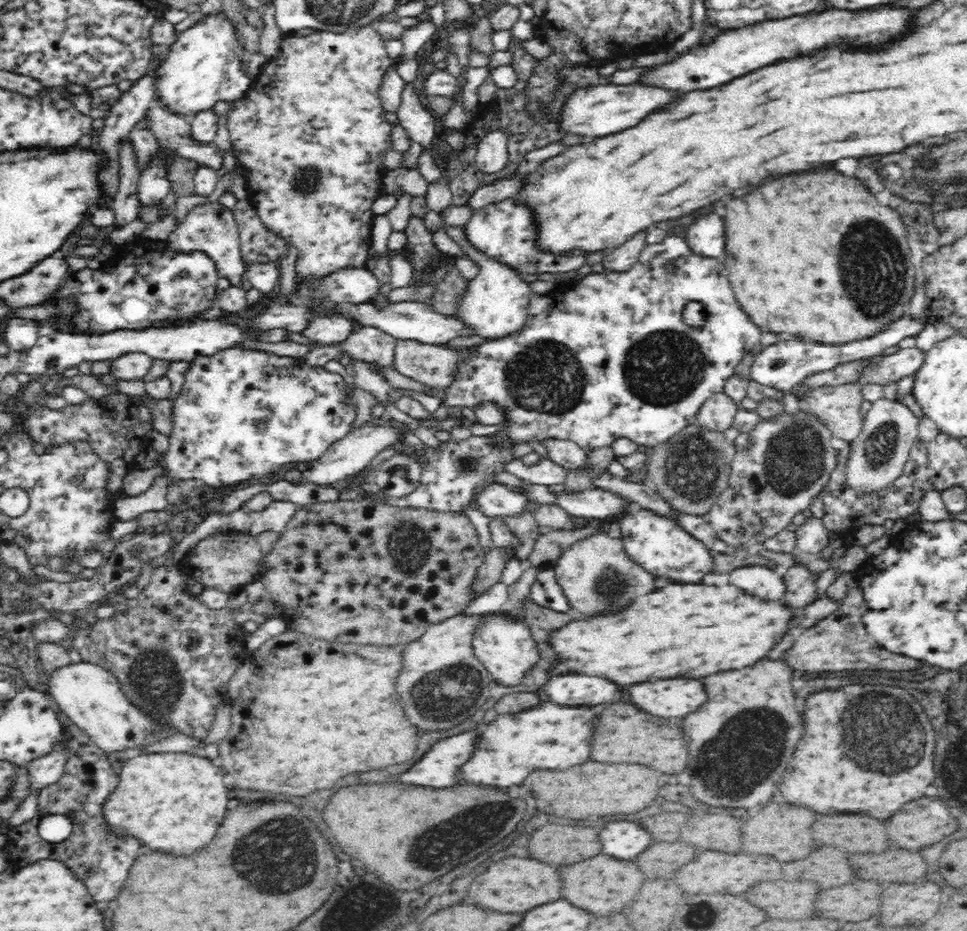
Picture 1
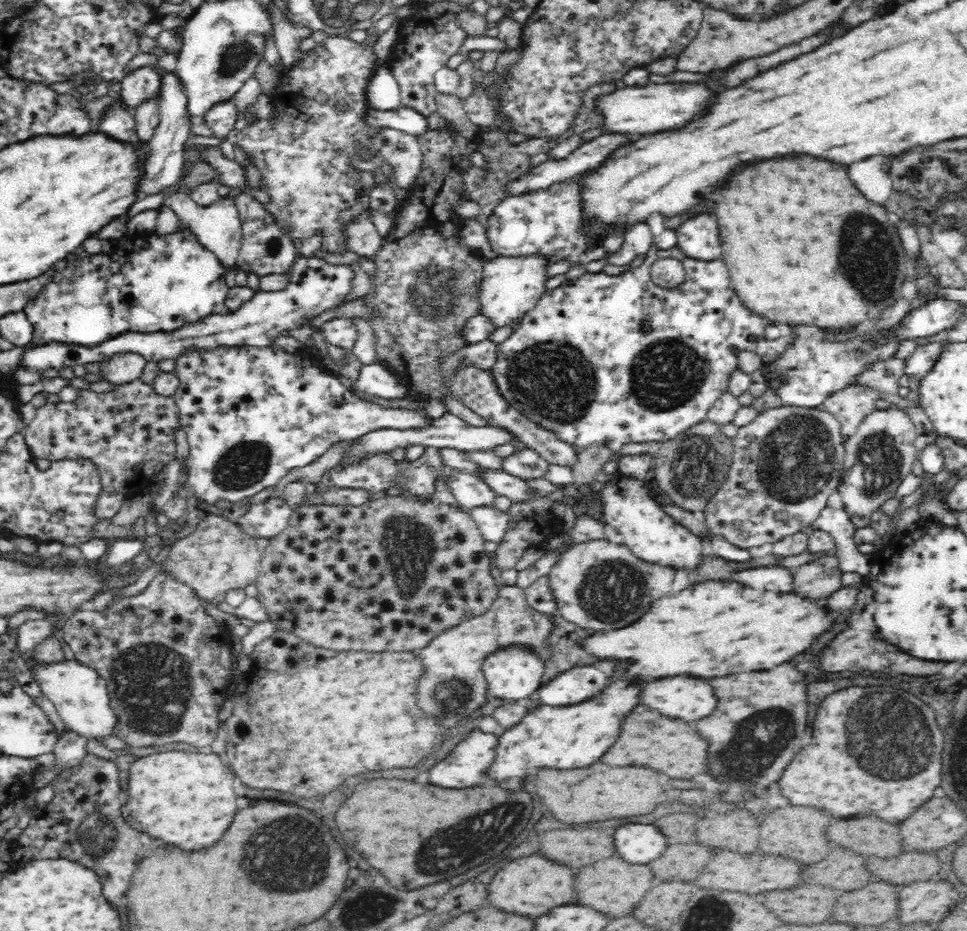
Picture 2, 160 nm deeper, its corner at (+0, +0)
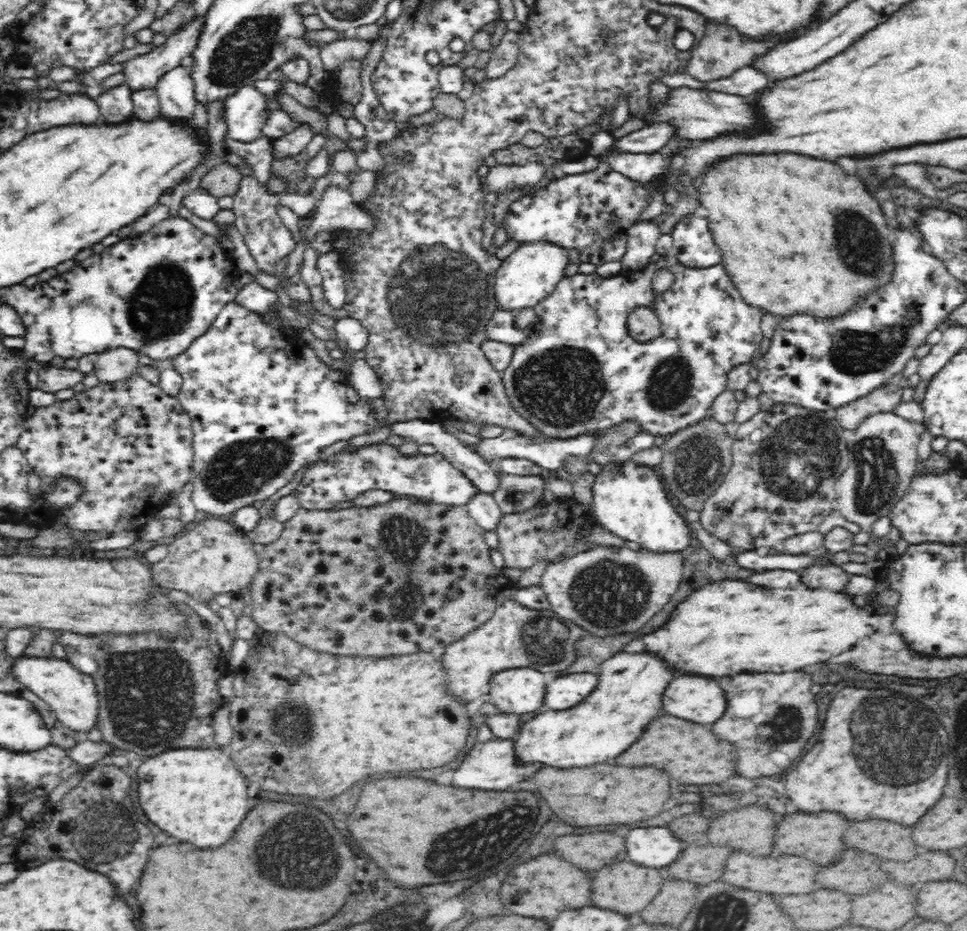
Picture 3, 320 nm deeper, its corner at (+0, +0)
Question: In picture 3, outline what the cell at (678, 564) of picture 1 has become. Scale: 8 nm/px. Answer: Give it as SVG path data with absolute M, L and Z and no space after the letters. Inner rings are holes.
M629 460L610 461L596 477L592 488L592 515L606 530L626 541L636 542L642 550L654 554L681 553L690 546L692 530L688 527L682 510L674 508L666 497L657 469L636 466Z

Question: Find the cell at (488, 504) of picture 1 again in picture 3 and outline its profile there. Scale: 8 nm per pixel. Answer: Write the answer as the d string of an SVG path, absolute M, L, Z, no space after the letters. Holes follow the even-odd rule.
M384 442L362 446L352 452L336 453L327 460L318 458L307 466L294 493L300 499L300 506L326 510L367 490L385 490L395 496L416 496L430 500L430 503L450 506L466 505L480 494L480 489L442 453L424 455L418 452L413 456L404 456L398 447Z

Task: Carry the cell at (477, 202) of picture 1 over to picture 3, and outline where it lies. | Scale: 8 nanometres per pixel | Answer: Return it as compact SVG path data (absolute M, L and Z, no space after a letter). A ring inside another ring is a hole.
M652 124L648 127L630 132L622 138L613 139L609 152L616 154L656 153L661 151L668 136L672 136L669 124Z

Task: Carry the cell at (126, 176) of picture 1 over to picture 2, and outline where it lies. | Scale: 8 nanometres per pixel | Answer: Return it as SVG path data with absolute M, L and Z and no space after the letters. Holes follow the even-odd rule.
M117 99L107 108L102 115L99 128L108 137L123 144L130 144L135 150L146 147L146 144L137 137L132 111L121 104L121 99Z

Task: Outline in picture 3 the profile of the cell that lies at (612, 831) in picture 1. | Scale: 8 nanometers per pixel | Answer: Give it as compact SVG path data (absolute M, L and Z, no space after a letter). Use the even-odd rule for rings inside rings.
M668 827L632 828L626 836L626 854L642 866L666 866L680 852L680 841Z

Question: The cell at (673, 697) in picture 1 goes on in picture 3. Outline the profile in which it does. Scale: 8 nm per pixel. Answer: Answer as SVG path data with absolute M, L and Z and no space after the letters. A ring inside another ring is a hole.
M678 676L662 692L662 712L696 724L712 724L724 712L724 692L712 678Z

